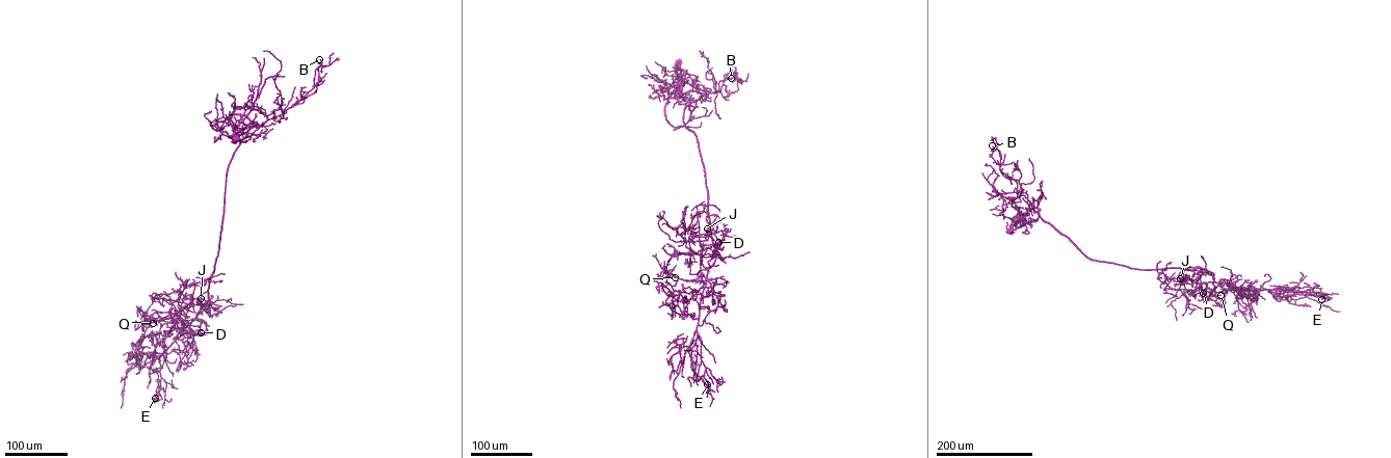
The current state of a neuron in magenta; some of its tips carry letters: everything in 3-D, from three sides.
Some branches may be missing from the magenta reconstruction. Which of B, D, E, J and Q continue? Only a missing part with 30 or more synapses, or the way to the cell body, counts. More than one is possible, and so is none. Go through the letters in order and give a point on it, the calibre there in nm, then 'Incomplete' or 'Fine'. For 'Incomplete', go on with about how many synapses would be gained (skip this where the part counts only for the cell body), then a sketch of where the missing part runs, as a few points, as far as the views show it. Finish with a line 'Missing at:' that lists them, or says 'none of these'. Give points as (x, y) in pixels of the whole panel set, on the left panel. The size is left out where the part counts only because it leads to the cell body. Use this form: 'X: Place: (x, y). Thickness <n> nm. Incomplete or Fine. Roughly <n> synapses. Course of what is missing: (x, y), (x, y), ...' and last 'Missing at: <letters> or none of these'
B: Place: (319, 59). Thickness 220 nm. Fine
D: Place: (201, 332). Thickness 200 nm. Fine
E: Place: (155, 398). Thickness 260 nm. Fine
J: Place: (201, 298). Thickness 320 nm. Fine
Q: Place: (153, 323). Thickness 200 nm. Fine
Missing at: none of these

